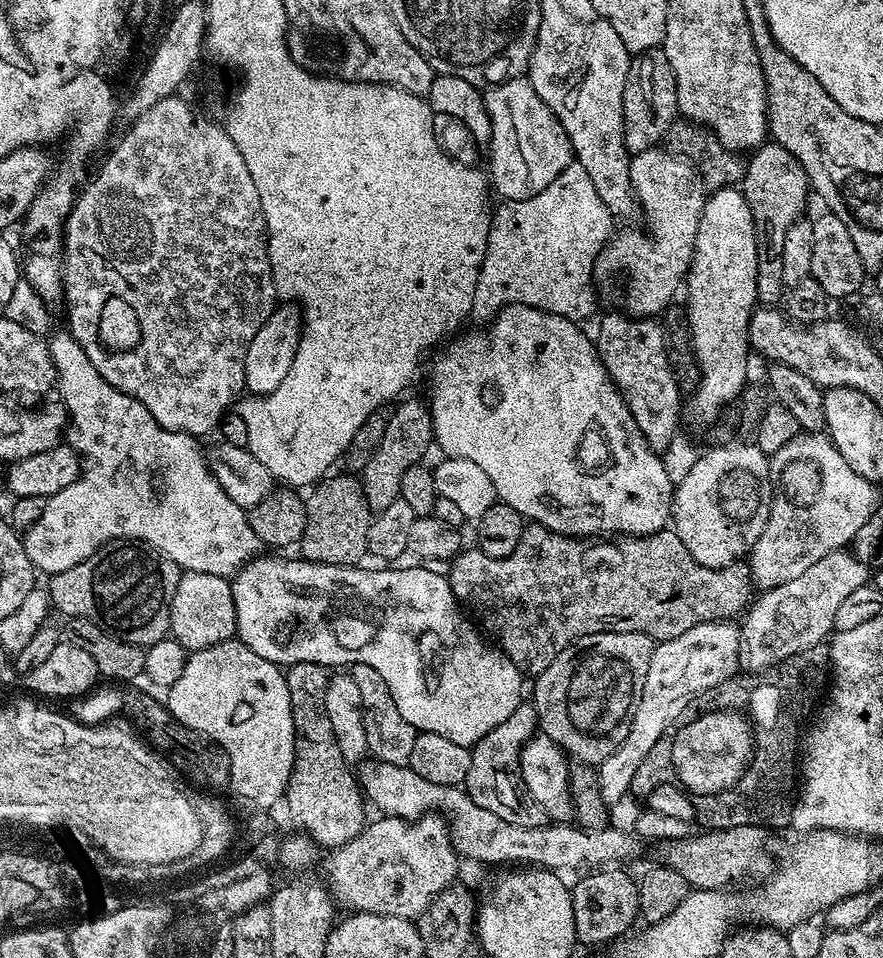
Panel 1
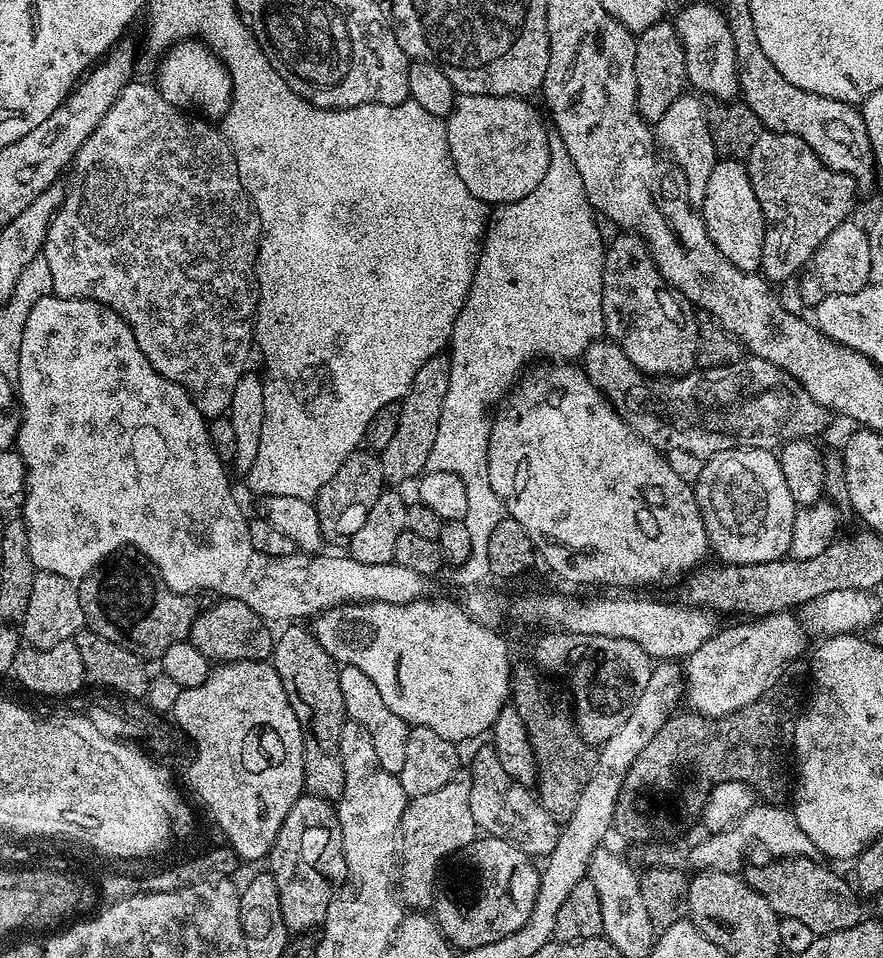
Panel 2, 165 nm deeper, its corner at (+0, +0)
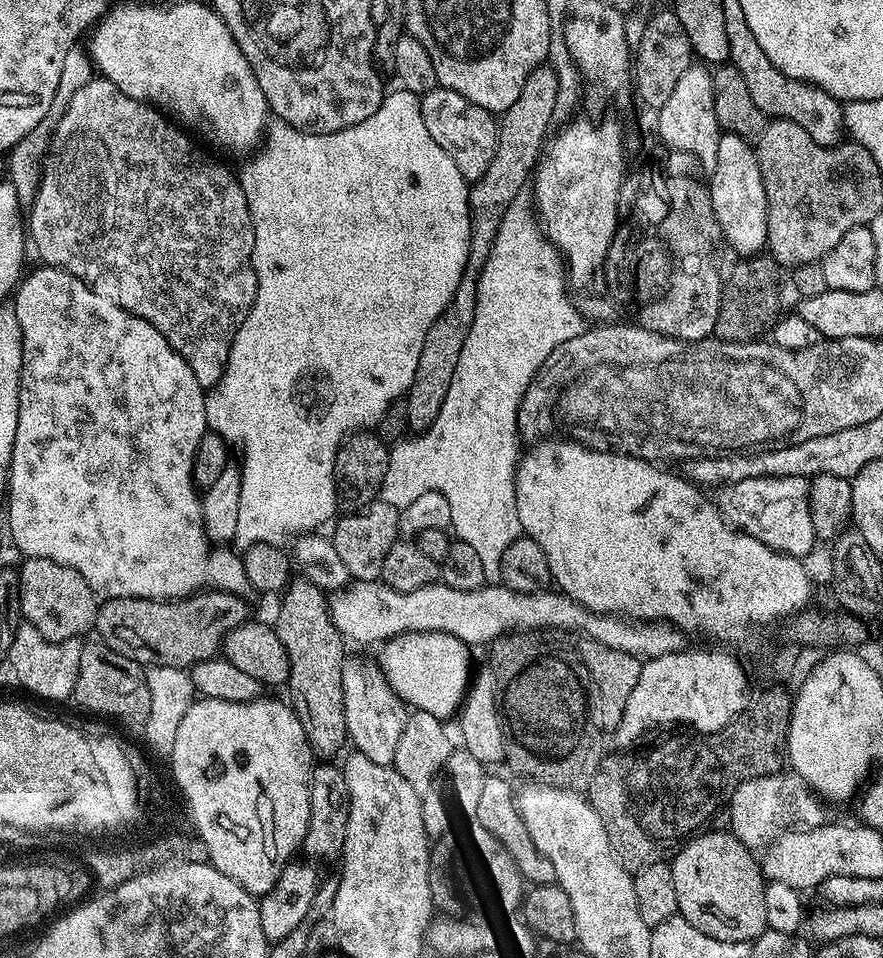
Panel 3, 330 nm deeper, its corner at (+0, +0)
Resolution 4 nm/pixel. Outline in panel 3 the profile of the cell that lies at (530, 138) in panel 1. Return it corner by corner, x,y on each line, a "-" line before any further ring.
437,87
420,97
422,122
426,122
426,130
430,130
430,138
454,158
454,166
458,166
460,176
469,182
475,182
486,174
486,166
490,166
490,158
494,158
498,120
493,113
482,110
482,106
474,106
462,94
454,94
454,90

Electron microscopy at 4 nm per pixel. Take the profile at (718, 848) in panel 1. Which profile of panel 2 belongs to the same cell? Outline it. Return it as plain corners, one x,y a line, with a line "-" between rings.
794,856
769,862
766,866
748,869
744,879
752,889
767,898
778,916
798,919
815,937
834,934
860,923
862,913
855,887
834,871
818,864
817,859

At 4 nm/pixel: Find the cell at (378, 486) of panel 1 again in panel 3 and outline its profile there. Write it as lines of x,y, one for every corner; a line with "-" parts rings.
541,66
533,70
530,78
526,78
526,86
522,86
522,94
518,94
514,106
510,106
510,110
506,110
499,117
494,158
490,158
486,174
482,174
482,178
475,180
468,189
470,254
466,270
462,274
462,282
458,282
454,298
450,298
446,310
442,310
434,326
430,326
430,331
426,333
426,342
418,358
414,382
406,393
408,426
413,433
425,432
434,422
434,418
438,418
442,402
446,402
446,390
450,390
450,382
458,366
458,354
462,354
462,346
466,346
466,334
470,334
474,326
476,282
486,266
486,258
490,258
490,250
494,246
494,238
498,238
498,230
502,226
506,210
510,210
514,198
520,191
527,189
533,179
536,165
542,158
542,151
550,134
548,127
553,127
554,124
552,115
557,99
558,74
554,74
550,66

